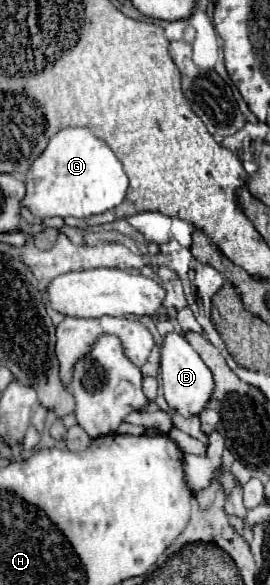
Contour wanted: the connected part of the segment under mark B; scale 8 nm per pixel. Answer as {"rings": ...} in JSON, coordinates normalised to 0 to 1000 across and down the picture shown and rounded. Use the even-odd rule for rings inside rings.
{"rings":[[[615,569],[593,593],[593,644],[600,644],[600,672],[630,692],[630,699],[659,703],[681,713],[733,709],[785,679],[793,651],[785,638],[726,603],[726,597],[696,586],[696,579],[667,569]]]}

